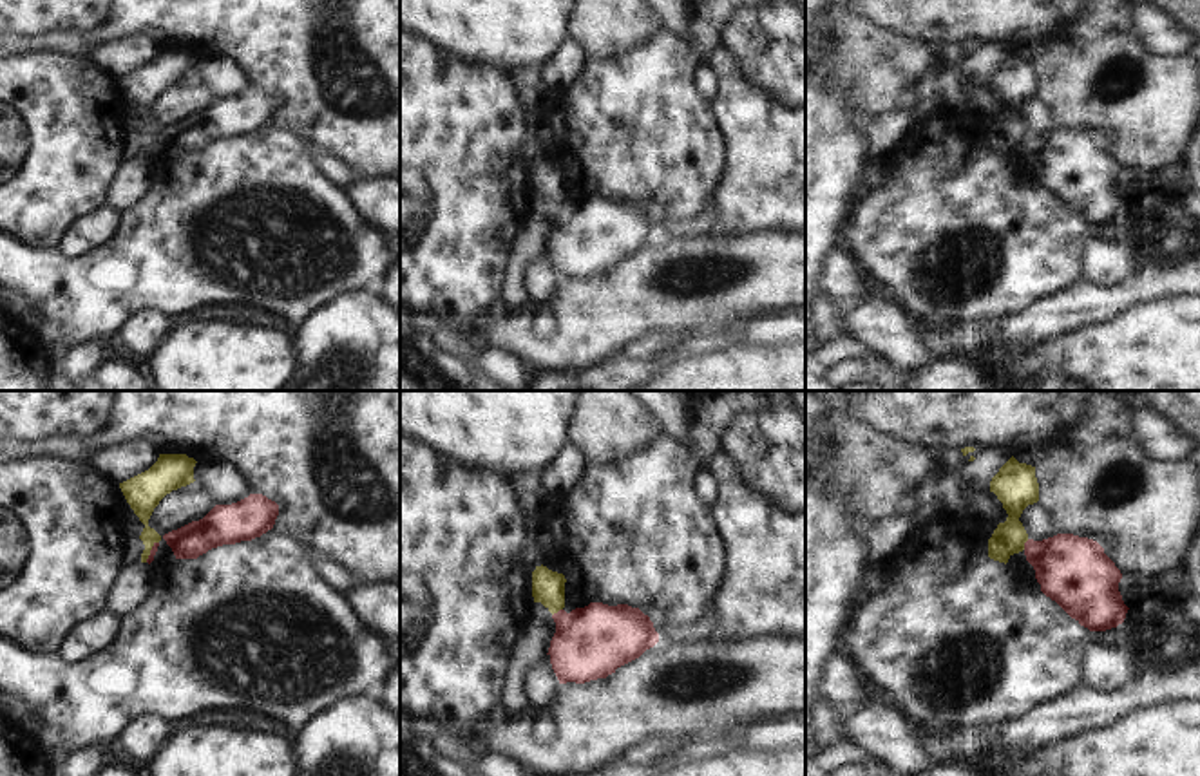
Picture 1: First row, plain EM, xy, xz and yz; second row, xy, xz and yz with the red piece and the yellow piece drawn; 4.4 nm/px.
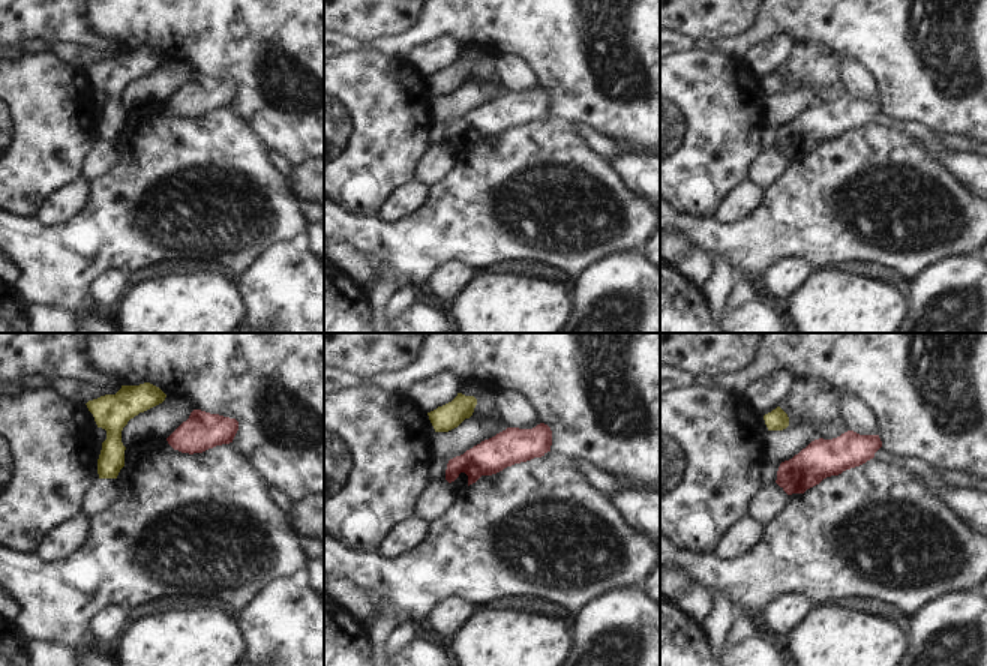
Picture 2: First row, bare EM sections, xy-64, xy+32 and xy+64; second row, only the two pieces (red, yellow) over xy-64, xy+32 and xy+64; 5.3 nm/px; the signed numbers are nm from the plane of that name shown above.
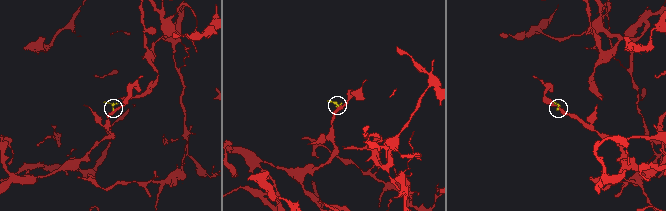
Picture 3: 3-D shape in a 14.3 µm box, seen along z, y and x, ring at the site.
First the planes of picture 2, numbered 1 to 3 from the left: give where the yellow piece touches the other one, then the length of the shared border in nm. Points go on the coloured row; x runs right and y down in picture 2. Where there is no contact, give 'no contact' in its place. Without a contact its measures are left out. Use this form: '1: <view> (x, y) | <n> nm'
1: no contact
2: no contact
3: no contact

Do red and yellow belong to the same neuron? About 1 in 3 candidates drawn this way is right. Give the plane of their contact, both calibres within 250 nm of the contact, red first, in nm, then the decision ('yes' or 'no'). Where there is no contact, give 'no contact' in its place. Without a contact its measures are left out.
contact in xz; calibres 320 and 140 nm; no

